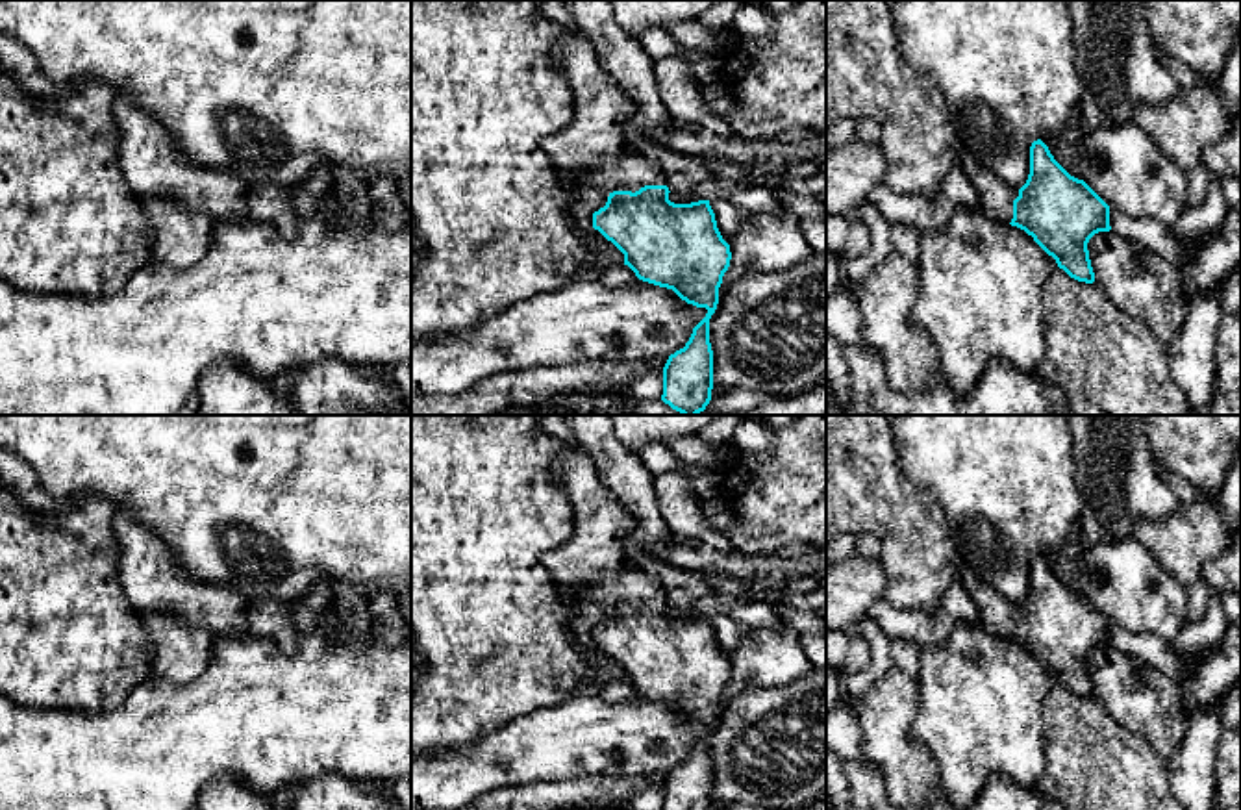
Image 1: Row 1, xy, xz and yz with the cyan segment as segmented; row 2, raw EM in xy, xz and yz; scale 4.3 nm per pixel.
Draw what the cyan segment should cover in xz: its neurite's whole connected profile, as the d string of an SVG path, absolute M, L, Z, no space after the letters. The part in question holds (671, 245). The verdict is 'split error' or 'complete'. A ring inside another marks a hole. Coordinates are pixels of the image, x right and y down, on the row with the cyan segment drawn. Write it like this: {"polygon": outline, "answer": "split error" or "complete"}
{"polygon": "M633 152L619 159L582 171L559 171L565 187L589 185L606 191L608 202L593 213L593 228L611 241L635 276L643 282L672 289L682 300L706 308L706 317L693 328L683 348L669 356L663 367L661 400L682 415L698 415L711 400L713 350L709 319L719 304L719 287L730 267L730 245L722 239L709 200L674 204L669 200L663 167L645 154Z", "answer": "split error"}

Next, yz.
{"polygon": "M1041 139L1030 146L1030 174L1021 189L1002 182L969 154L959 141L954 143L954 159L976 189L980 209L989 219L1024 230L1071 278L1085 284L1095 282L1087 243L1095 234L1111 230L1109 206L1084 180L1071 176Z", "answer": "split error"}

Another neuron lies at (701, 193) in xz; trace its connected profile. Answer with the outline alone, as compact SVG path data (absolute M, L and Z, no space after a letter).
M711 180L711 182L704 184L702 187L693 189L687 195L676 195L671 191L669 200L674 204L691 204L691 202L698 202L698 200L708 200L715 193L721 193L721 187Z

